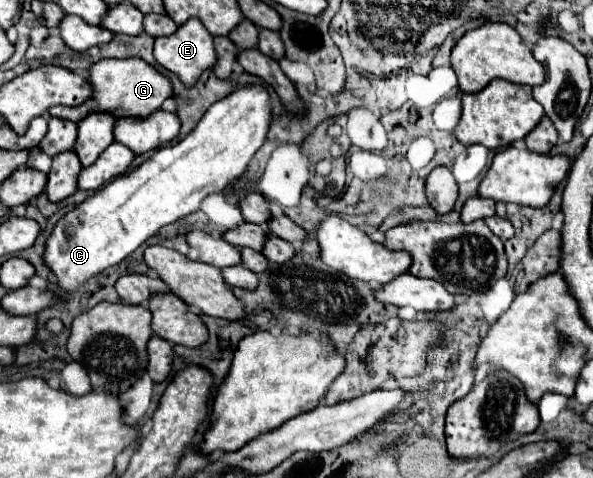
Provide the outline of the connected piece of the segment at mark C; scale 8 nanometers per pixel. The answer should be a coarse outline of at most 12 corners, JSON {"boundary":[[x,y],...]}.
{"boundary":[[239,86],[181,142],[65,214],[65,294],[239,180],[271,126]]}

